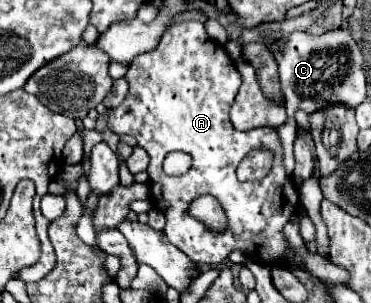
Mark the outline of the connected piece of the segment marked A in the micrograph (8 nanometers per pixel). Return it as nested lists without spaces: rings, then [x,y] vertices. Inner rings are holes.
[[[196,20],[172,22],[166,28],[166,32],[162,34],[162,38],[154,50],[138,54],[130,62],[124,78],[130,84],[130,92],[118,108],[108,112],[106,126],[114,134],[134,136],[138,140],[138,146],[142,146],[148,152],[148,156],[150,156],[148,174],[150,174],[150,194],[152,194],[150,200],[152,200],[154,208],[158,208],[166,216],[164,234],[168,236],[168,240],[174,246],[178,246],[194,264],[218,264],[224,258],[228,258],[230,250],[242,248],[248,256],[252,256],[260,262],[266,262],[266,264],[278,264],[280,262],[280,264],[292,266],[294,262],[288,258],[288,242],[282,234],[282,228],[286,226],[288,216],[298,210],[298,208],[294,208],[298,198],[296,198],[294,184],[286,176],[284,166],[282,166],[282,148],[280,148],[278,134],[274,128],[268,128],[268,126],[252,128],[246,132],[240,132],[232,126],[228,114],[230,114],[230,108],[232,108],[234,98],[236,98],[238,88],[240,88],[240,74],[234,66],[234,60],[226,54],[226,50],[218,42],[210,44],[210,38],[206,34],[204,24],[196,22]],[[254,148],[264,148],[264,150],[270,150],[272,154],[276,154],[272,168],[262,180],[240,182],[236,178],[236,168],[242,162],[242,158],[248,156]],[[174,150],[188,152],[194,158],[192,170],[188,170],[184,176],[178,176],[178,178],[170,178],[162,172],[164,156],[168,152],[174,152]],[[288,180],[290,180],[290,196],[288,196],[288,208],[284,208],[284,204],[286,204],[284,184]],[[202,194],[212,194],[222,204],[222,208],[228,216],[228,228],[224,232],[214,234],[202,222],[198,222],[186,214],[188,204]]]

